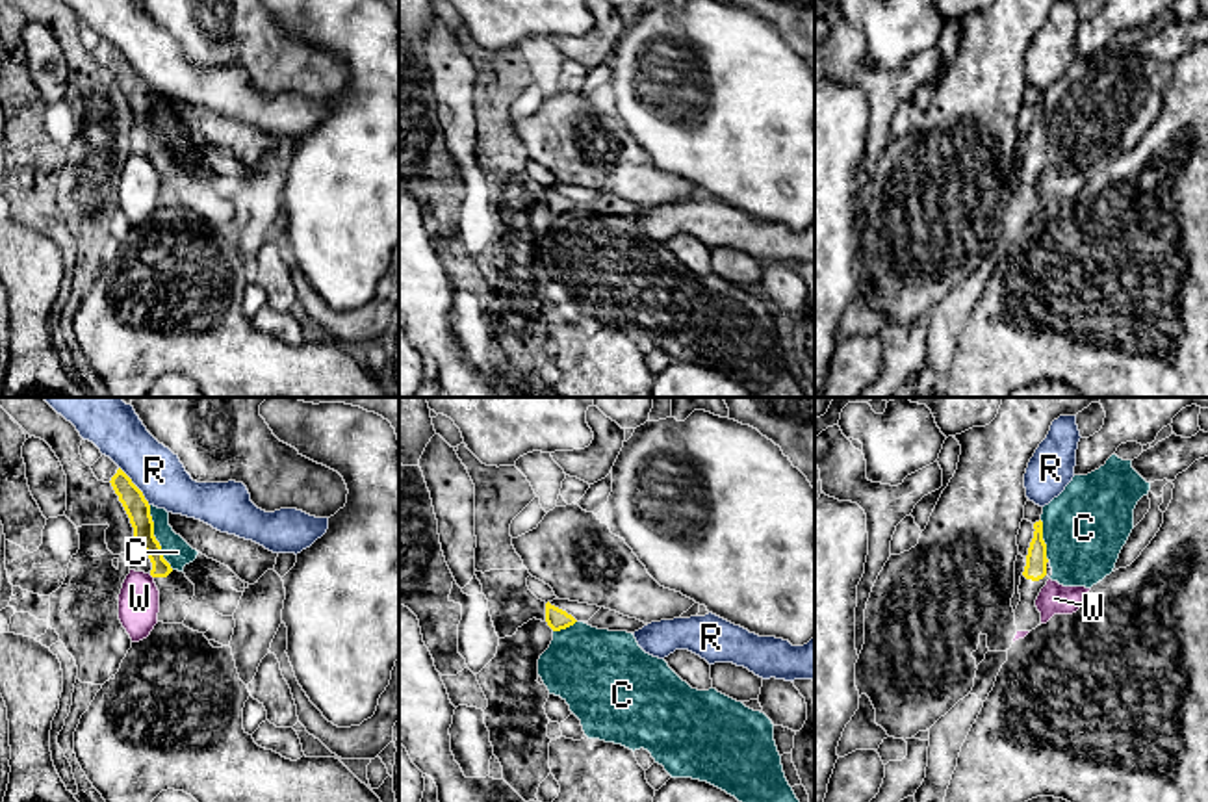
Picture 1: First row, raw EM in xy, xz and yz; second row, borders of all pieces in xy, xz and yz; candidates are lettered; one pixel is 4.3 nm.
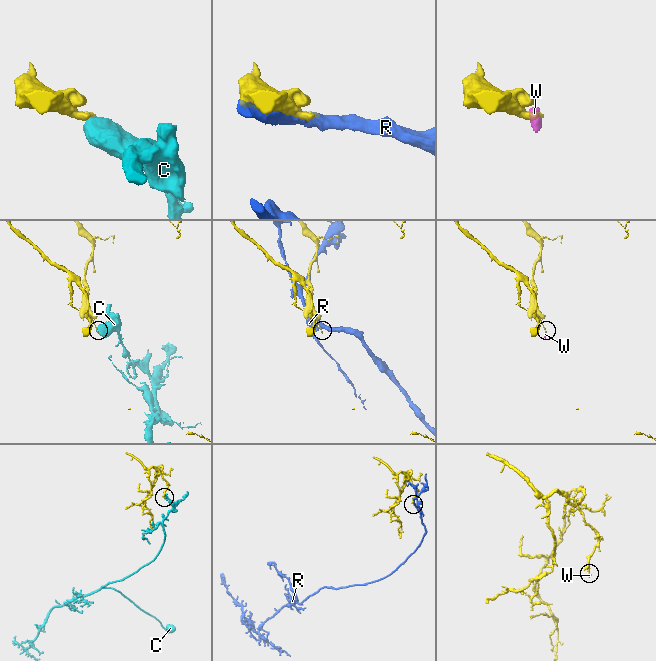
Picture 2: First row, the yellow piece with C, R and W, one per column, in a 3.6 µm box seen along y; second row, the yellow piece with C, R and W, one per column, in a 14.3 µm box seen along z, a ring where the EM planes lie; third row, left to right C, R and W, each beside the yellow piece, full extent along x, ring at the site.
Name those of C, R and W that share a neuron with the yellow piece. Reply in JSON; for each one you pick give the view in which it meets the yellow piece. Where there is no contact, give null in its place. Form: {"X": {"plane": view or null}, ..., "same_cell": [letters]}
{"same_cell": []}

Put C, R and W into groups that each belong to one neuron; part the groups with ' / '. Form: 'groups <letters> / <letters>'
groups C / R / W

